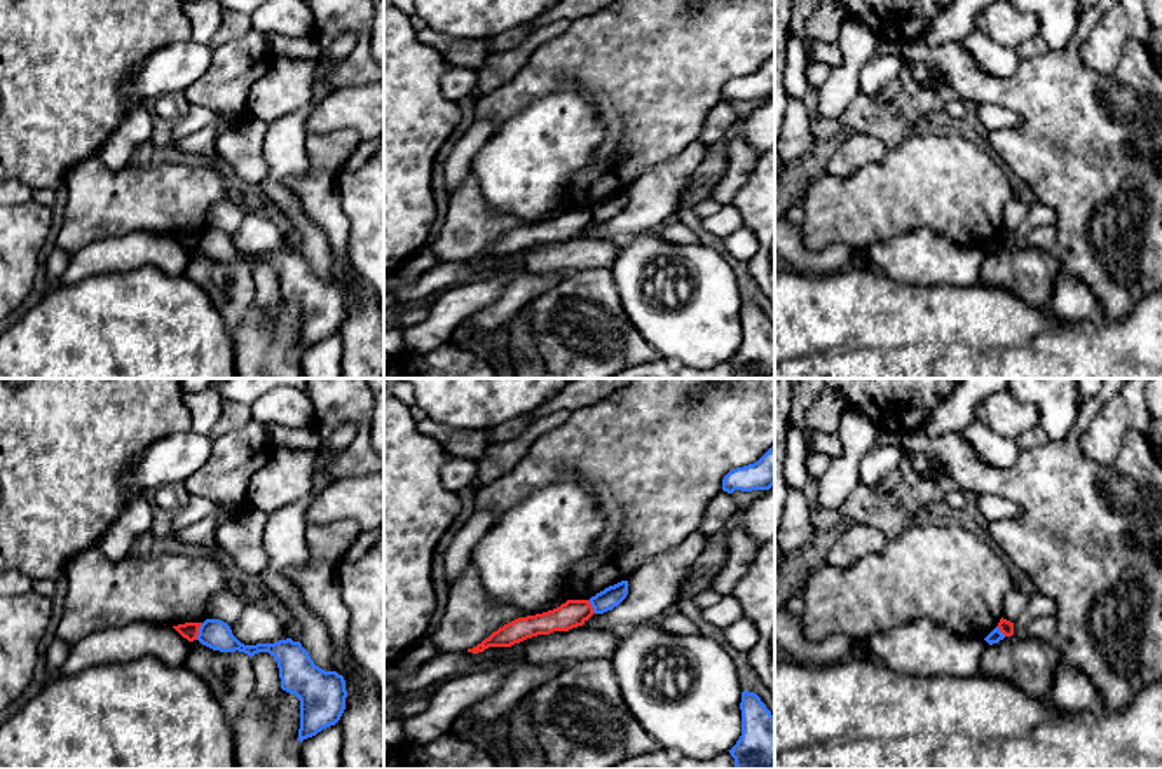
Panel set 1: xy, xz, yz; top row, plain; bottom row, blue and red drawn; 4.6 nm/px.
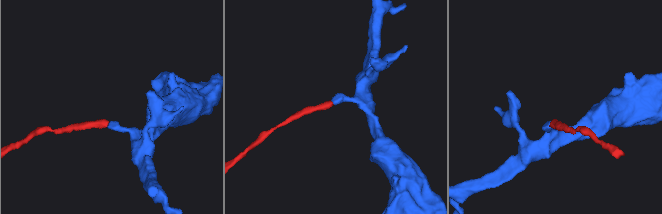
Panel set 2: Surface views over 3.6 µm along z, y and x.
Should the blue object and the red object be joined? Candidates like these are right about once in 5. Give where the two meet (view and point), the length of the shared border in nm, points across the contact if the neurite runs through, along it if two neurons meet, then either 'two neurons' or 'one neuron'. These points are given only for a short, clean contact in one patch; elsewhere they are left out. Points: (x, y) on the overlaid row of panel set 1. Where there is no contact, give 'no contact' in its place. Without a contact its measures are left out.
contact xy (199, 632); length 90 nm; border xy (203, 623), (196, 639); two neurons

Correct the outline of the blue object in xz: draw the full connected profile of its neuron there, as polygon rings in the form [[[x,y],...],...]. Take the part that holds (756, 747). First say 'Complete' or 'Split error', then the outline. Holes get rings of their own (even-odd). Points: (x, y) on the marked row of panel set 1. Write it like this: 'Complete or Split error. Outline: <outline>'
Complete. Outline: [[[742,692],[742,736],[729,750],[735,769],[775,769],[775,717],[754,692]]]

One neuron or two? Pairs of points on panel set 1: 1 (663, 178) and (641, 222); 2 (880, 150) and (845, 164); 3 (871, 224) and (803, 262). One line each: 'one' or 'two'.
1: one
2: one
3: two

